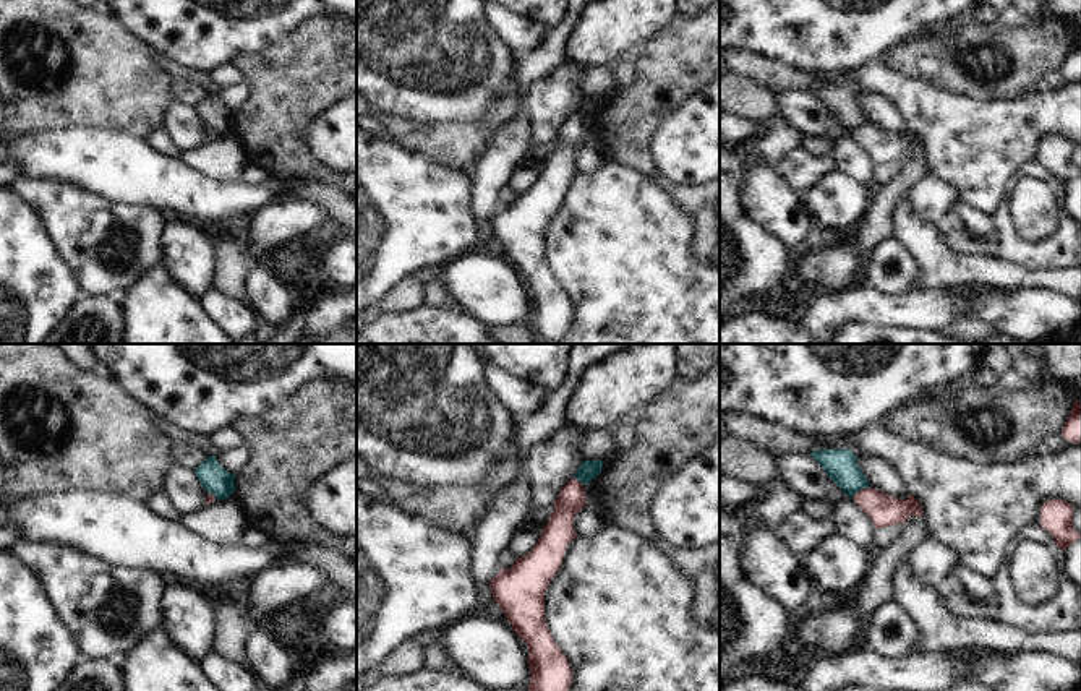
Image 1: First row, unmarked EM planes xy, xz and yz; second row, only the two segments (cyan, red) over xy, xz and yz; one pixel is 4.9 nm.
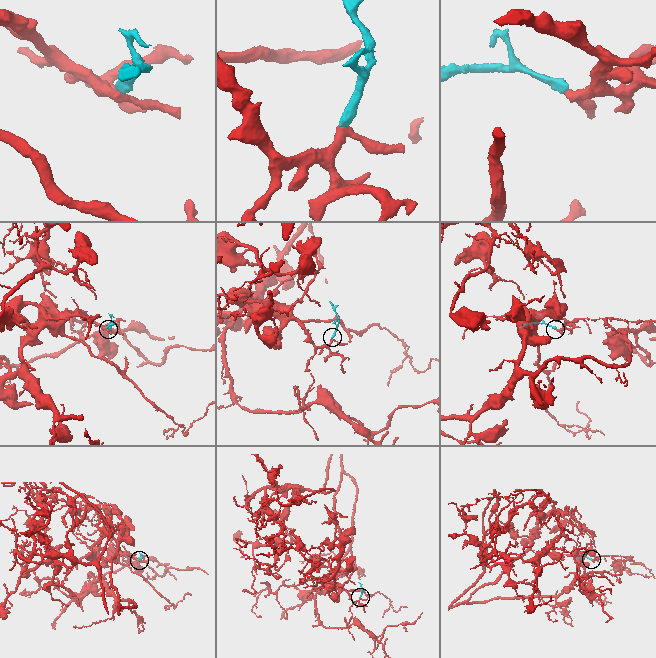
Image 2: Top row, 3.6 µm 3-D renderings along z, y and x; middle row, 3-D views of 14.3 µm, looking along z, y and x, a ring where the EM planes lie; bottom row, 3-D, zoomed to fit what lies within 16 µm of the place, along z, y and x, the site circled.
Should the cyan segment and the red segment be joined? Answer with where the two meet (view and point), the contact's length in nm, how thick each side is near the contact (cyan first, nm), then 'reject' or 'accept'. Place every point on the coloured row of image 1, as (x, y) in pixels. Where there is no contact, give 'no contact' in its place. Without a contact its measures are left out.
contact yz (859, 489); length 110 nm; calibres 160 and 160 nm; reject

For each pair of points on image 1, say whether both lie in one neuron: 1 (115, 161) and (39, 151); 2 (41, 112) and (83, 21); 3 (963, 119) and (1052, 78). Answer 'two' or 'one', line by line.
1: one
2: one
3: two

